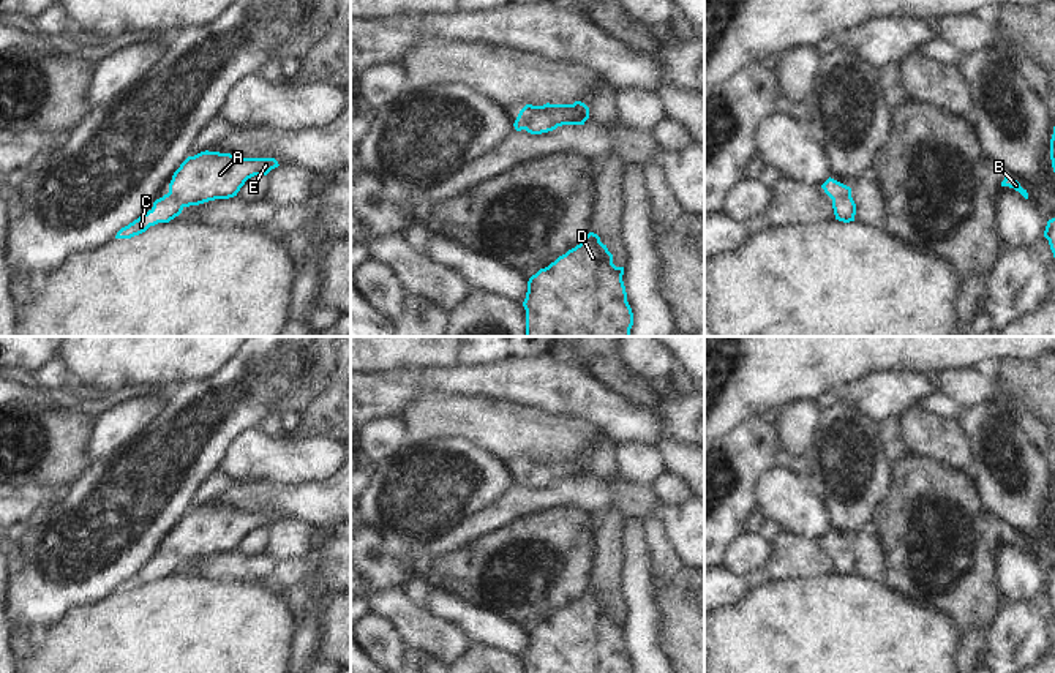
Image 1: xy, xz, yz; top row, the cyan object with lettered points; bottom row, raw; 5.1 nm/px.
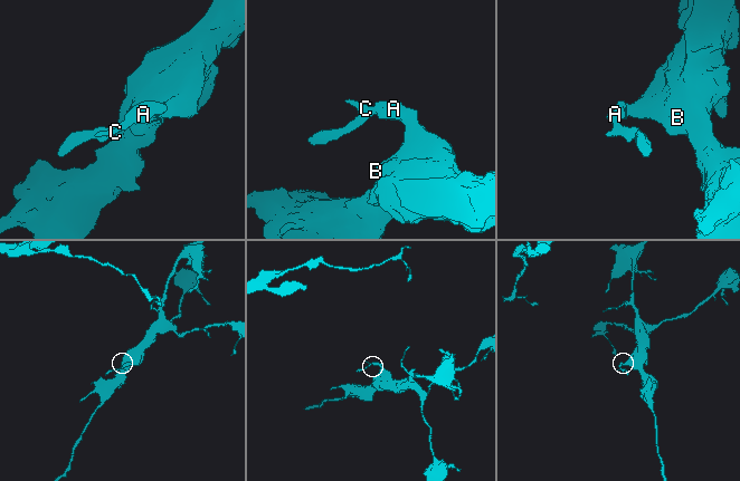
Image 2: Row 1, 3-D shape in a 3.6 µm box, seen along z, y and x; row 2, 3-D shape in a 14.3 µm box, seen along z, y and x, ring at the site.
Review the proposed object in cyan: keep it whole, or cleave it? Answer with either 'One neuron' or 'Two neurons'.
One neuron.

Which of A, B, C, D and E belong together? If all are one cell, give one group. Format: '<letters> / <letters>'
A B C D E

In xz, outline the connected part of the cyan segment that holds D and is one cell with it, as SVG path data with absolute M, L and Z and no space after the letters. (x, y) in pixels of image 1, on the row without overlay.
M589 586L580 599L529 632L523 656L526 673L633 673L622 629L624 621L616 621L606 599Z

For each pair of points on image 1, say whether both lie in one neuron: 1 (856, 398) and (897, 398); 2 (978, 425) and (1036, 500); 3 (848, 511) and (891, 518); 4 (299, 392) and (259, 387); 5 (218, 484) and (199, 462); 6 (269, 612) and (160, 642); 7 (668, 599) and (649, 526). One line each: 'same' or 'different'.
1: same
2: same
3: different
4: same
5: different
6: same
7: different

